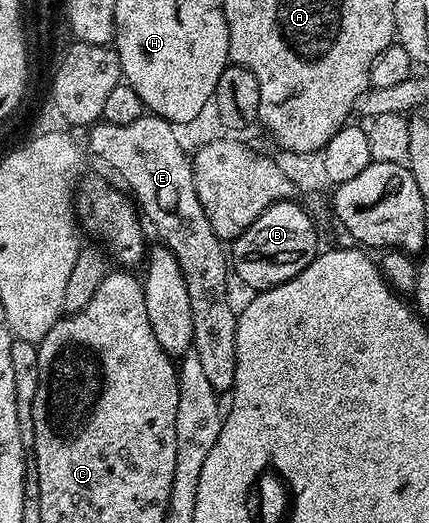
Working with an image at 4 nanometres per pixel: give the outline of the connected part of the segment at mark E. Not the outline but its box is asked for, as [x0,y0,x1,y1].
[87,112,237,392]

